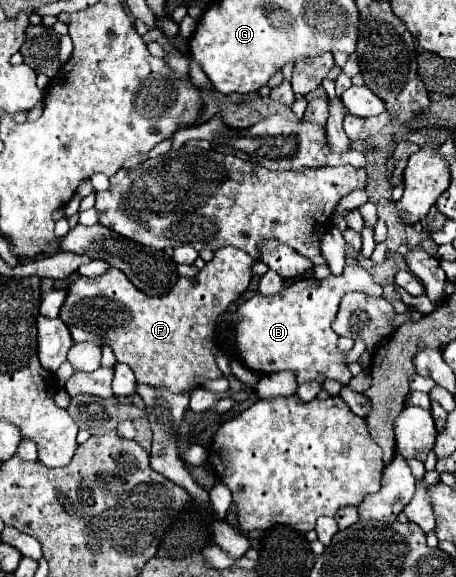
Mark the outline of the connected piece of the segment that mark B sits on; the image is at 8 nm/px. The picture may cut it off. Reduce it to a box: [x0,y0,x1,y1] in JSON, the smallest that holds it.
[235,267,383,385]

